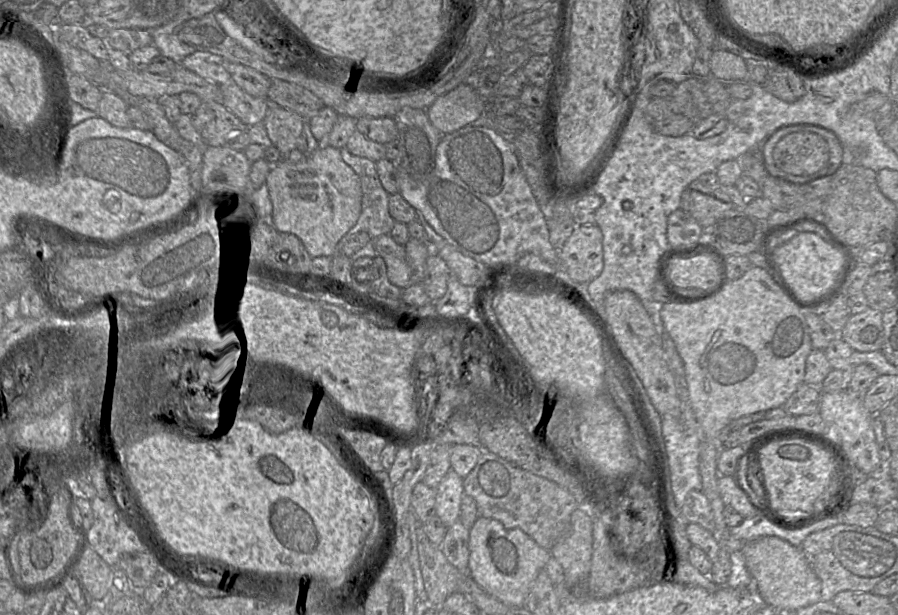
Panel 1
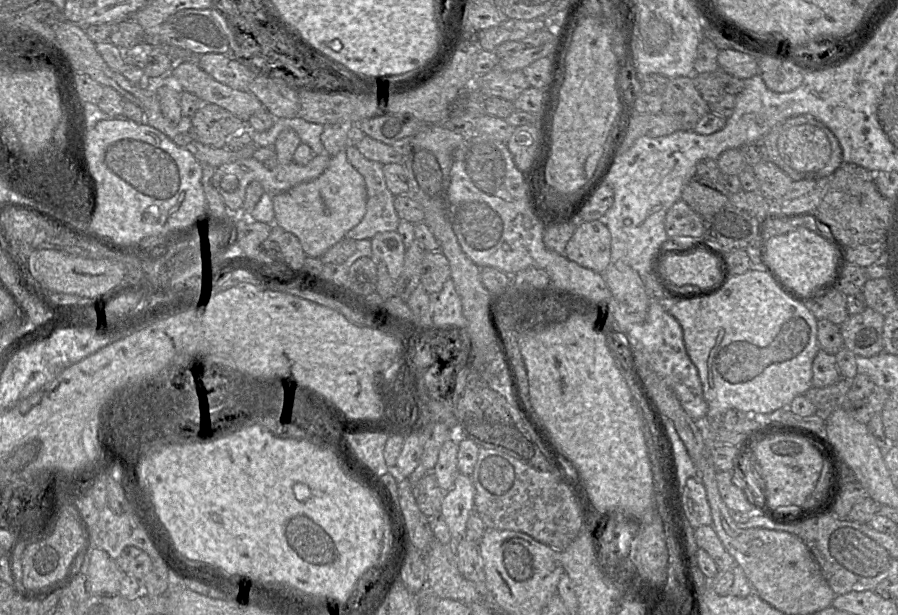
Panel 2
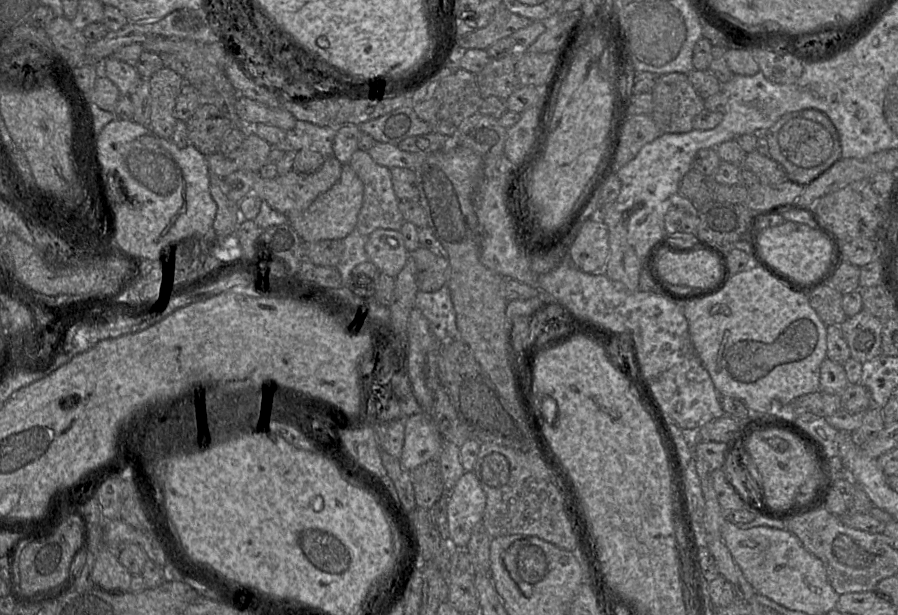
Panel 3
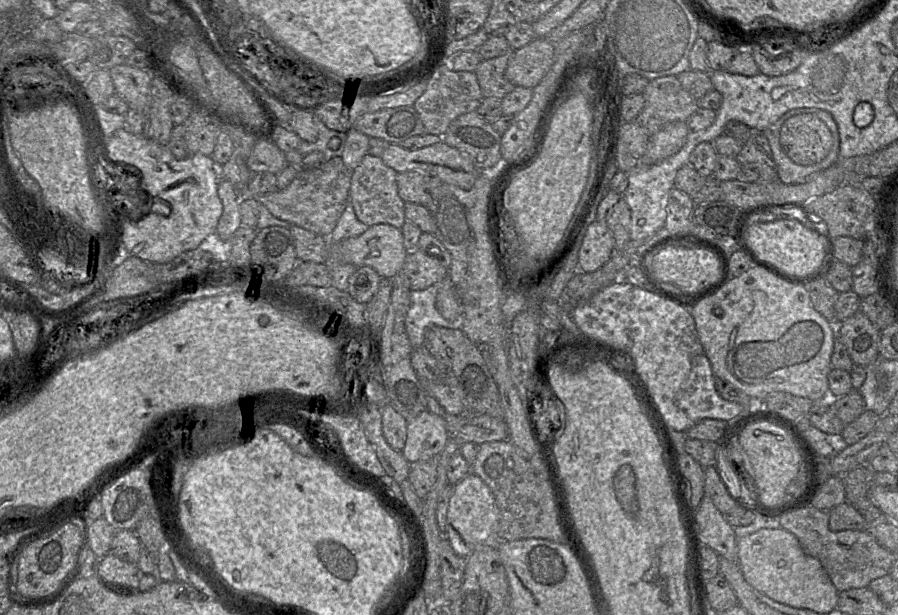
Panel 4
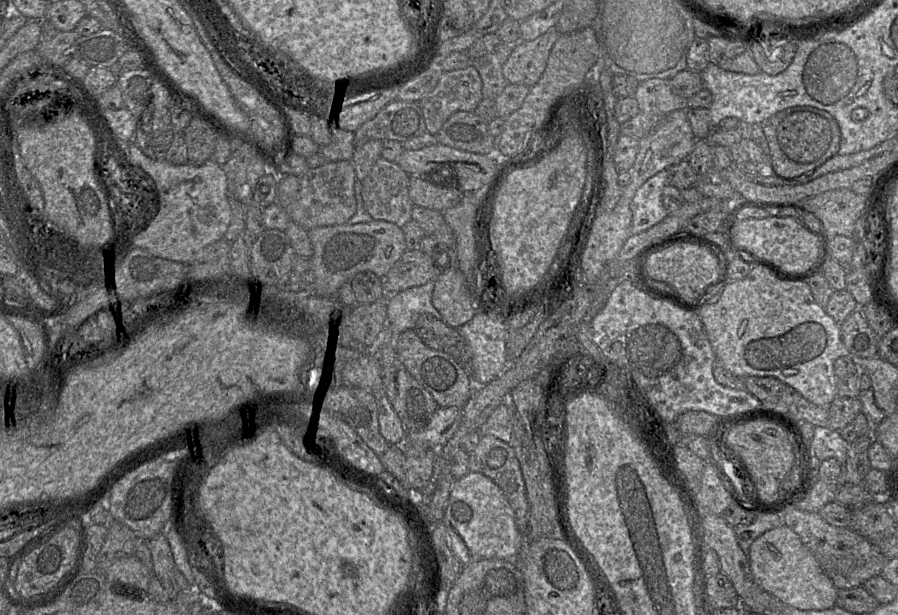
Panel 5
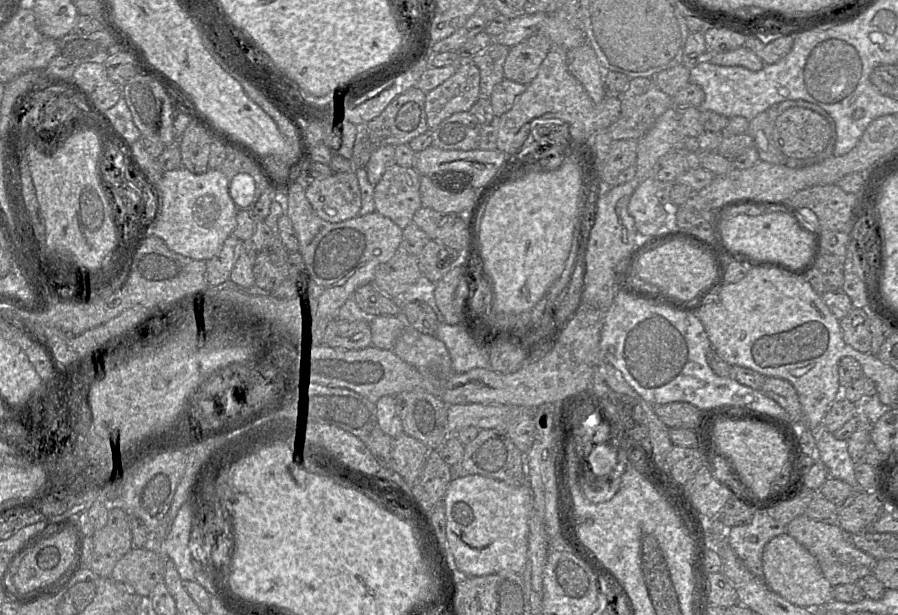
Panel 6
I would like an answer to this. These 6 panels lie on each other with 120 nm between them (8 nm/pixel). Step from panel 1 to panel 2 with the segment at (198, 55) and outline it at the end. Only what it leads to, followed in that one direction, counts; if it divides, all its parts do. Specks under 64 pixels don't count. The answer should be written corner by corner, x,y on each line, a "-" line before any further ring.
231,48
230,53
228,54
218,54
218,53
202,54
196,57
196,63
202,70
204,70
218,82
221,82
237,90
248,91
249,84
257,76
256,71
240,63
231,55

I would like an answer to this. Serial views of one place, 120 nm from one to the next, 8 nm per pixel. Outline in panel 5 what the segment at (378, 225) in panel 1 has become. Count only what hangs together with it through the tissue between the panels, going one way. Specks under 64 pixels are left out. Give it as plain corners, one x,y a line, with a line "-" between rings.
380,157
362,181
364,207
374,220
385,220
403,227
412,220
412,201
409,197
410,176
396,163

